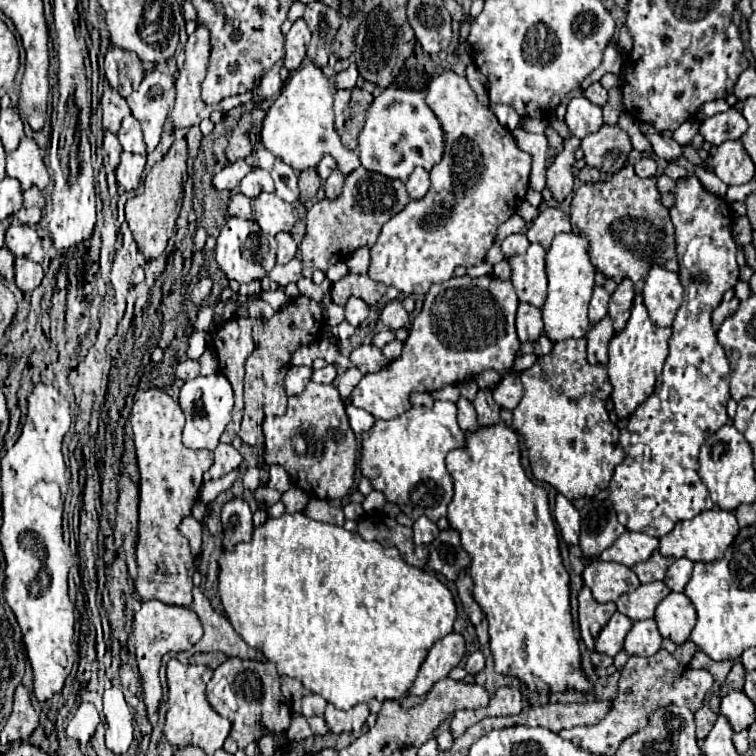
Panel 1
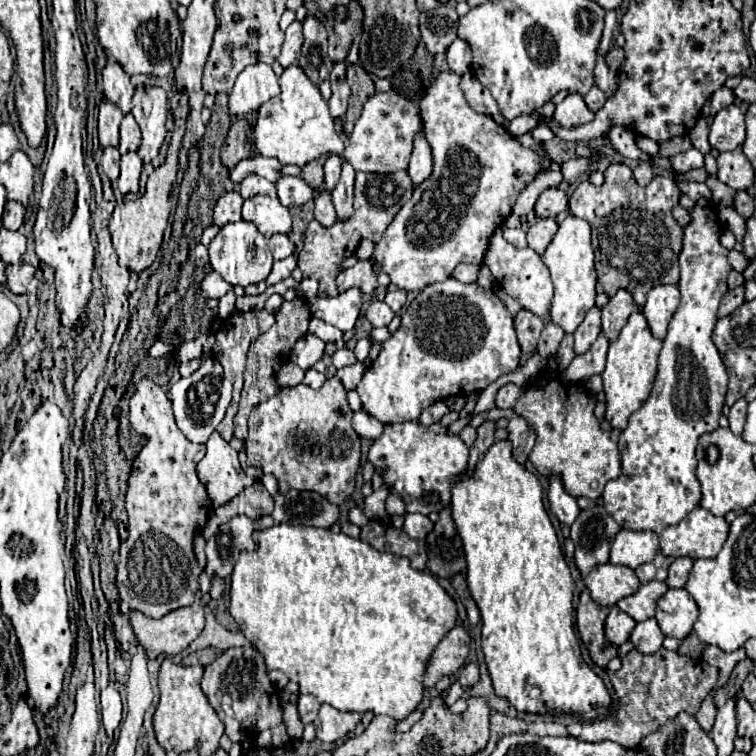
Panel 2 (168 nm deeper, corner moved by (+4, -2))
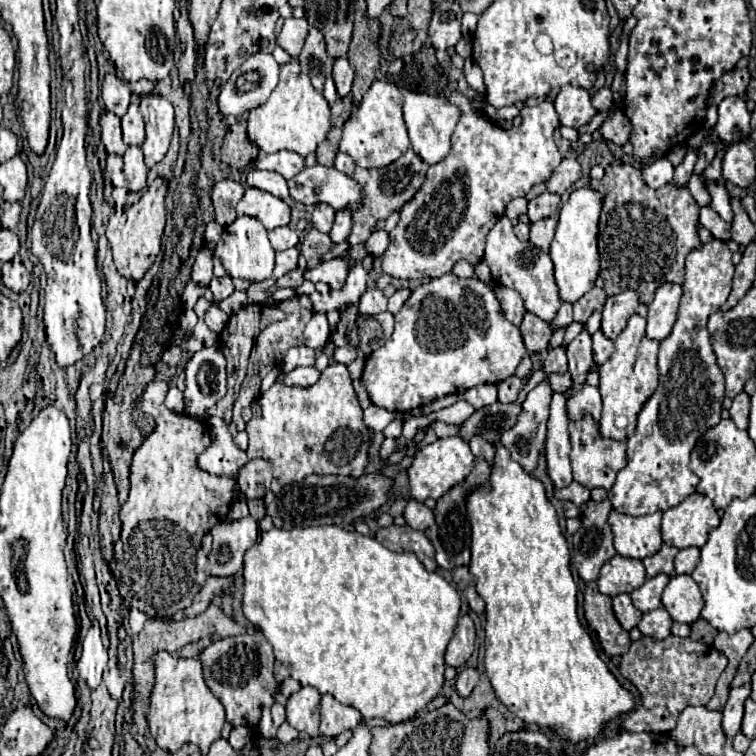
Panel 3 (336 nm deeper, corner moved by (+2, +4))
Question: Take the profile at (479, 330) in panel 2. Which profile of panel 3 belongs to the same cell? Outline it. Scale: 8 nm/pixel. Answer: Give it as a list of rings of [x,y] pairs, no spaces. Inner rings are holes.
[[[444,274],[418,286],[394,316],[396,326],[390,340],[374,350],[366,360],[362,384],[372,404],[388,412],[406,412],[434,402],[446,394],[460,394],[478,384],[498,384],[516,372],[520,360],[528,354],[518,326],[508,322],[502,314],[494,290],[478,278],[456,278]]]

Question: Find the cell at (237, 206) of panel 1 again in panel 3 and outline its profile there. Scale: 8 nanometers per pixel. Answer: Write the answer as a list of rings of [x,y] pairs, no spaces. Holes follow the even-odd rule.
[[[220,180],[214,184],[212,202],[216,208],[216,222],[228,226],[236,220],[236,204],[244,196],[244,186],[234,180]]]

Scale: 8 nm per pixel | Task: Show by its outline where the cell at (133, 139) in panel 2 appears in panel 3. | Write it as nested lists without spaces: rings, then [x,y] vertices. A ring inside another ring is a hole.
[[[134,98],[128,112],[122,116],[122,130],[124,130],[124,144],[126,146],[142,146],[144,142],[144,120],[138,110],[138,100]]]

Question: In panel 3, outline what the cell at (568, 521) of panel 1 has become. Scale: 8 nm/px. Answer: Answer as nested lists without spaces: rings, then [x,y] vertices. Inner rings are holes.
[[[552,396],[550,404],[550,420],[548,420],[548,436],[546,436],[546,462],[548,462],[548,478],[554,488],[566,488],[572,482],[570,468],[570,438],[568,438],[568,414],[566,414],[566,396]]]

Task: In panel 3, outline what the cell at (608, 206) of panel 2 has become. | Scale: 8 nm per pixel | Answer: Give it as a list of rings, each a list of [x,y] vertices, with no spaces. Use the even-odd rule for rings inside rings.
[[[614,162],[606,168],[606,174],[602,180],[590,180],[588,188],[604,194],[602,200],[602,214],[600,214],[600,234],[598,234],[598,252],[602,260],[602,278],[604,278],[604,292],[608,296],[618,294],[620,290],[636,290],[642,304],[650,304],[654,298],[654,292],[664,282],[684,284],[684,258],[688,250],[700,248],[698,238],[698,210],[700,206],[692,198],[690,190],[686,186],[666,184],[658,190],[652,190],[646,186],[646,182],[640,176],[640,168],[628,162]]]

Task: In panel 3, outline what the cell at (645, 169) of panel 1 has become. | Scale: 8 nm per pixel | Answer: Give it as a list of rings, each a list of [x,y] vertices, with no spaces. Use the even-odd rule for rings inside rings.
[[[658,158],[642,168],[642,178],[650,188],[660,188],[672,182],[672,176],[674,176],[674,166],[668,162],[668,158]]]

